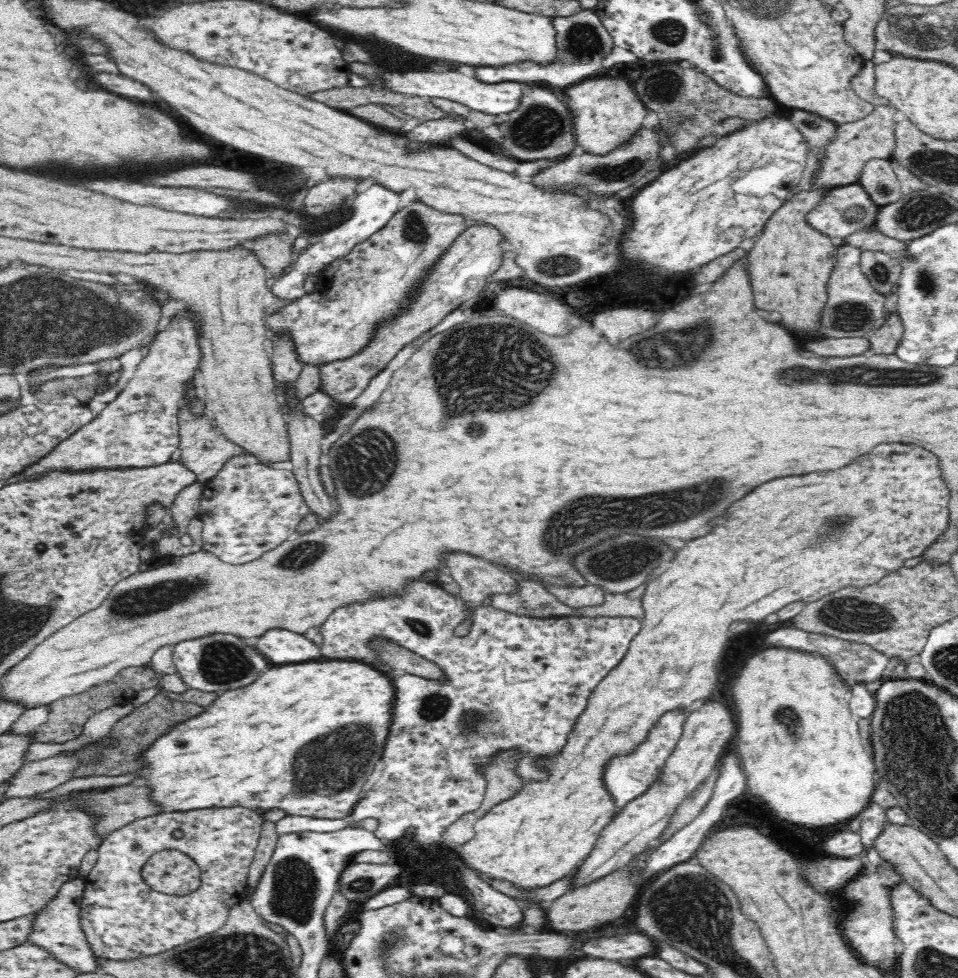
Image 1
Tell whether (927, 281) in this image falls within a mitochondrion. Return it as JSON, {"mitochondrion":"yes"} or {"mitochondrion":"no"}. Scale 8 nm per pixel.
{"mitochondrion":"yes"}

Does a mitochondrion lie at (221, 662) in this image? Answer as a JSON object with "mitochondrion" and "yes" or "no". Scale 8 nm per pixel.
{"mitochondrion":"yes"}

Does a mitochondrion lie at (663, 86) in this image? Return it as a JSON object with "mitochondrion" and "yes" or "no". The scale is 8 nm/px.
{"mitochondrion":"yes"}

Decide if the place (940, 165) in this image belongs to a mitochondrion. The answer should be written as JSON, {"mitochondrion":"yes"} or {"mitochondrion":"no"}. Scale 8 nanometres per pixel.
{"mitochondrion":"yes"}

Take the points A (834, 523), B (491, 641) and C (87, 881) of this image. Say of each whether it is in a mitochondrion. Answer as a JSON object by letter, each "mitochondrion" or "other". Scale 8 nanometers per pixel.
{"A":"mitochondrion","B":"other","C":"other"}

